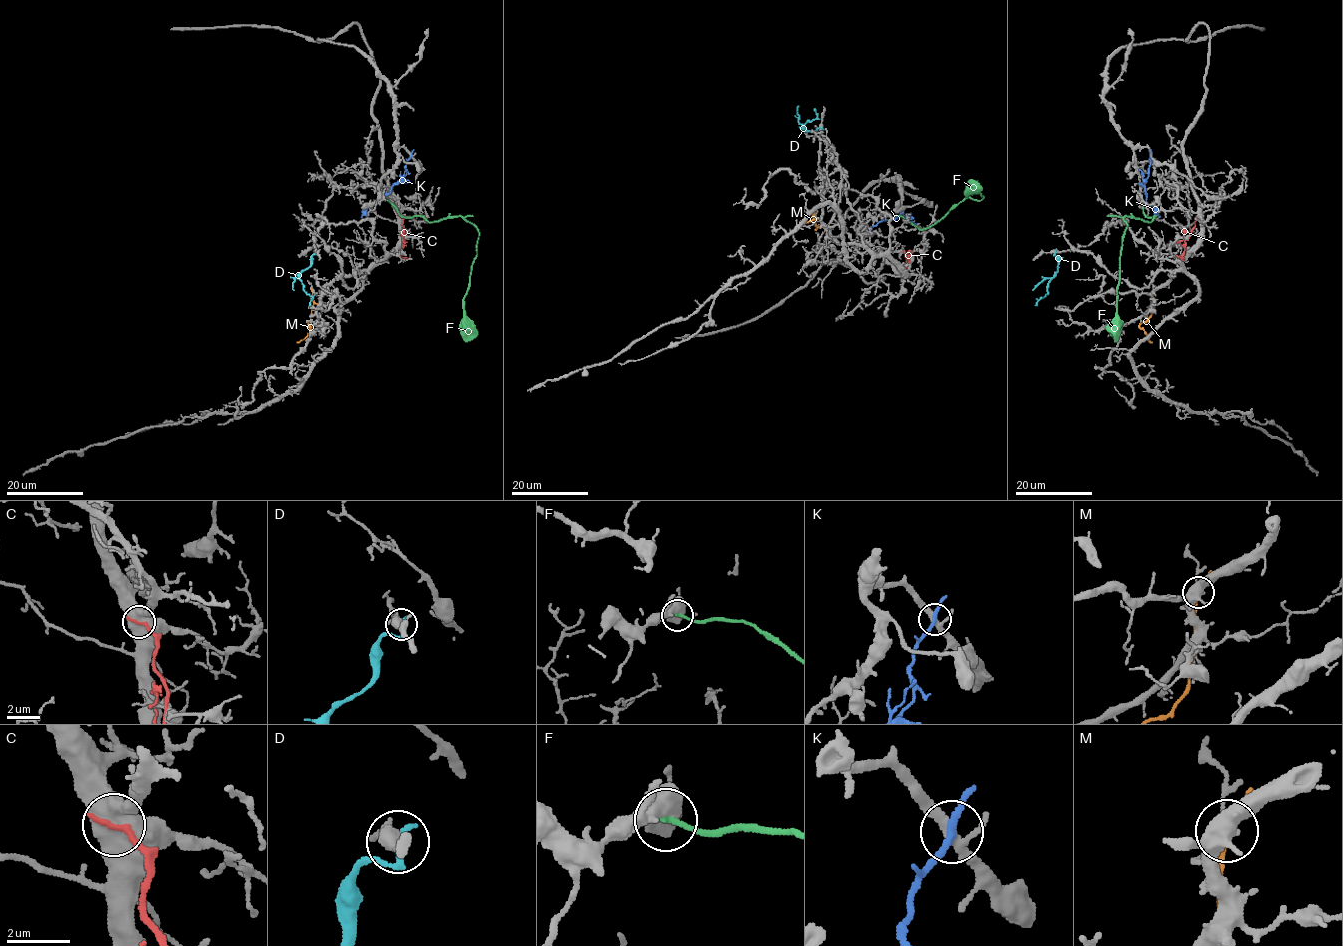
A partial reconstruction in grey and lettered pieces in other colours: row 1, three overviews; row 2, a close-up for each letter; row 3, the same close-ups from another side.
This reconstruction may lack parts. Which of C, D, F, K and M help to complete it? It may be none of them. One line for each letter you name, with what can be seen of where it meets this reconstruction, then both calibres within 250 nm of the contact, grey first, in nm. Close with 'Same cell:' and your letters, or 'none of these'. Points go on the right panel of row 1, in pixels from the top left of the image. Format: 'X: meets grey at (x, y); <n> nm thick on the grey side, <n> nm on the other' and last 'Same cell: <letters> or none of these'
Same cell: none of these

